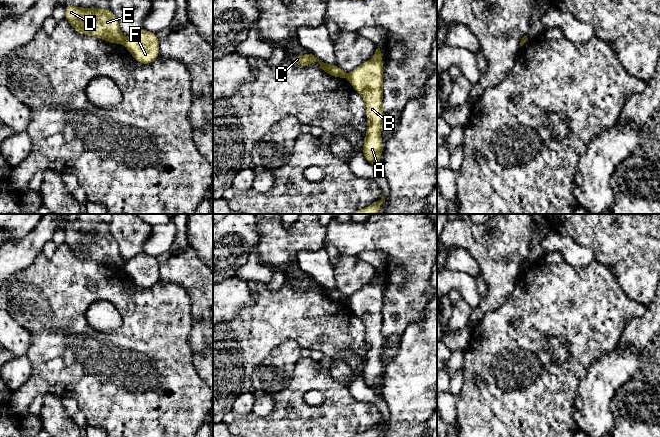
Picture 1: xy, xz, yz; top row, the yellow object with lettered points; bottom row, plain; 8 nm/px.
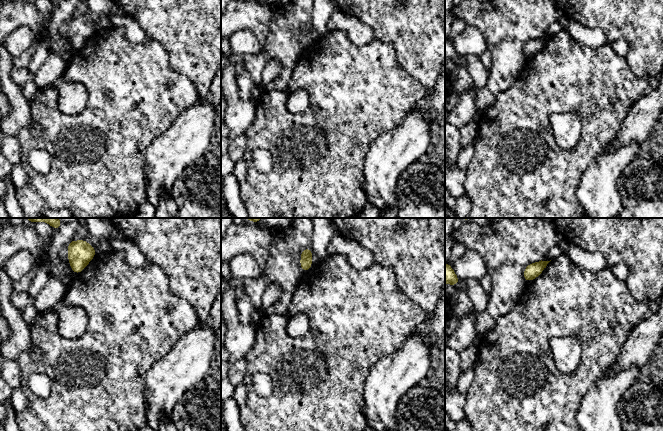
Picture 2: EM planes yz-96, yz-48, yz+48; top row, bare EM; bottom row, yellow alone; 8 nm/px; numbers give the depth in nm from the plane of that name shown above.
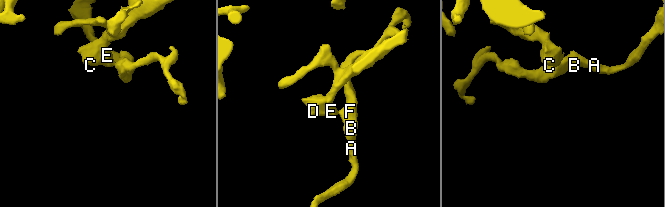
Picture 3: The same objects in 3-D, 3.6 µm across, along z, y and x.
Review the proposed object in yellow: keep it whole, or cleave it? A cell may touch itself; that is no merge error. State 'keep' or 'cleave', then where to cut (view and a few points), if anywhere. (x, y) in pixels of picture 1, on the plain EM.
cleave; cut in xy along (125, 263), (122, 267)

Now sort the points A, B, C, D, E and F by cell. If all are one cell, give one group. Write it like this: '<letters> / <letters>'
A B F / C D E

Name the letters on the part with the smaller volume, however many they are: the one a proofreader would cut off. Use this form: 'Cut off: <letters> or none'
Cut off: C, D, E

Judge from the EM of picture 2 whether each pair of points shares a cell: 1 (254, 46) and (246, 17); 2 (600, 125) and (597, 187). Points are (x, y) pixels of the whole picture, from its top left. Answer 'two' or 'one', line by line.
1: two
2: two

